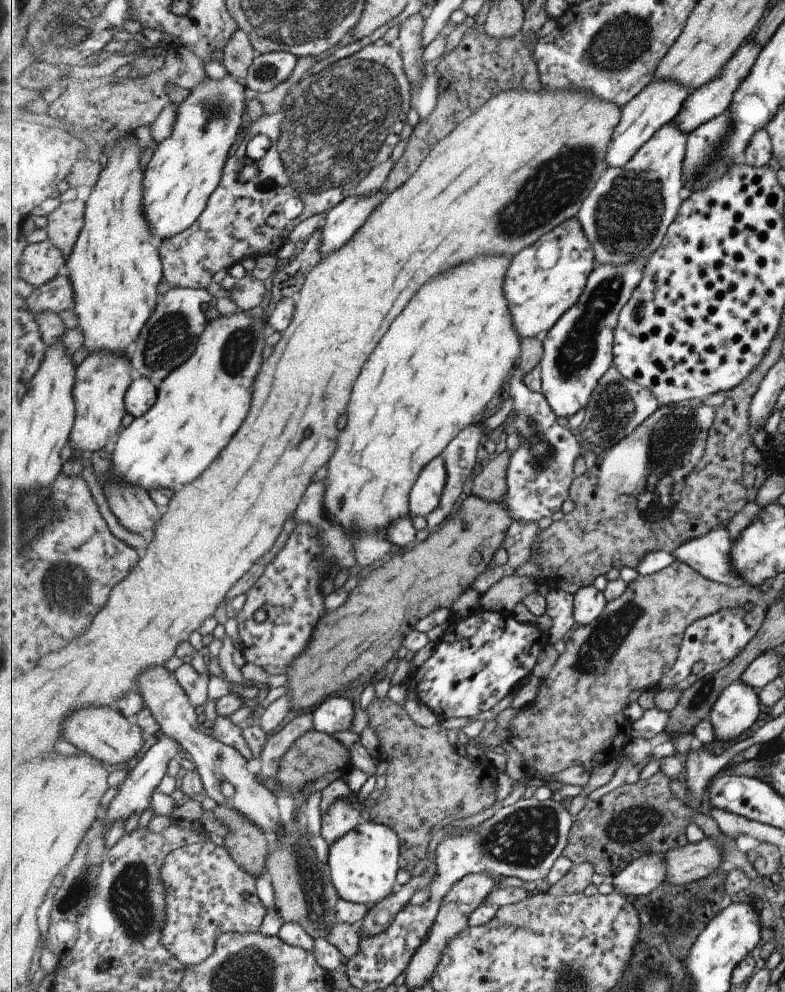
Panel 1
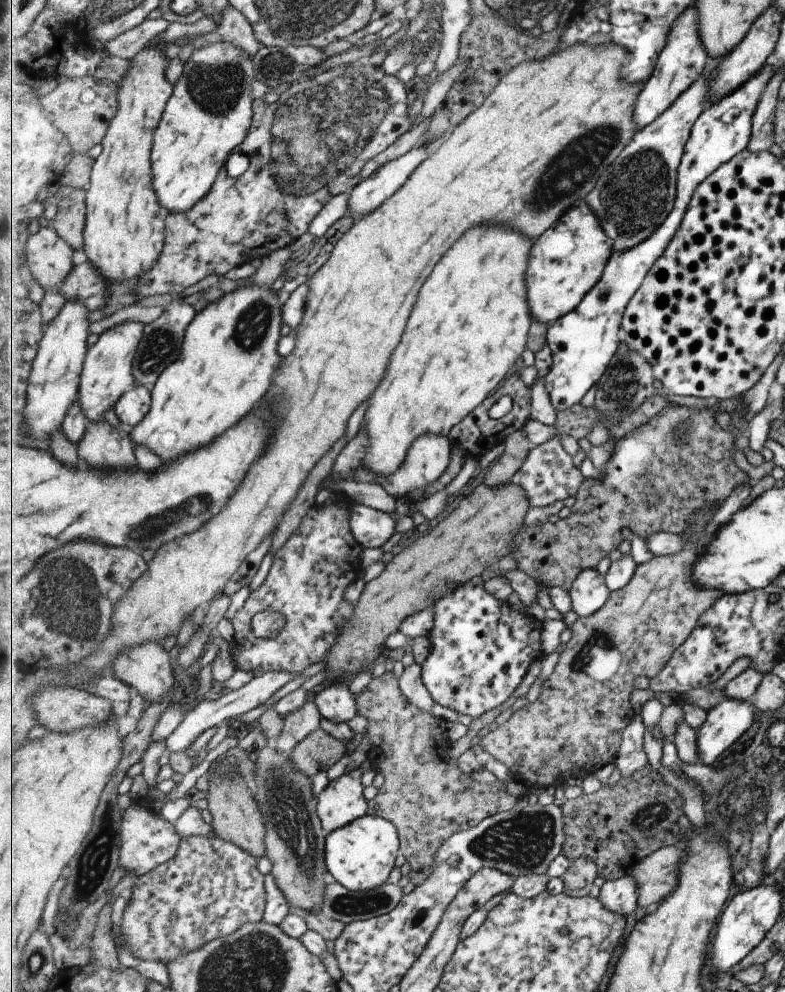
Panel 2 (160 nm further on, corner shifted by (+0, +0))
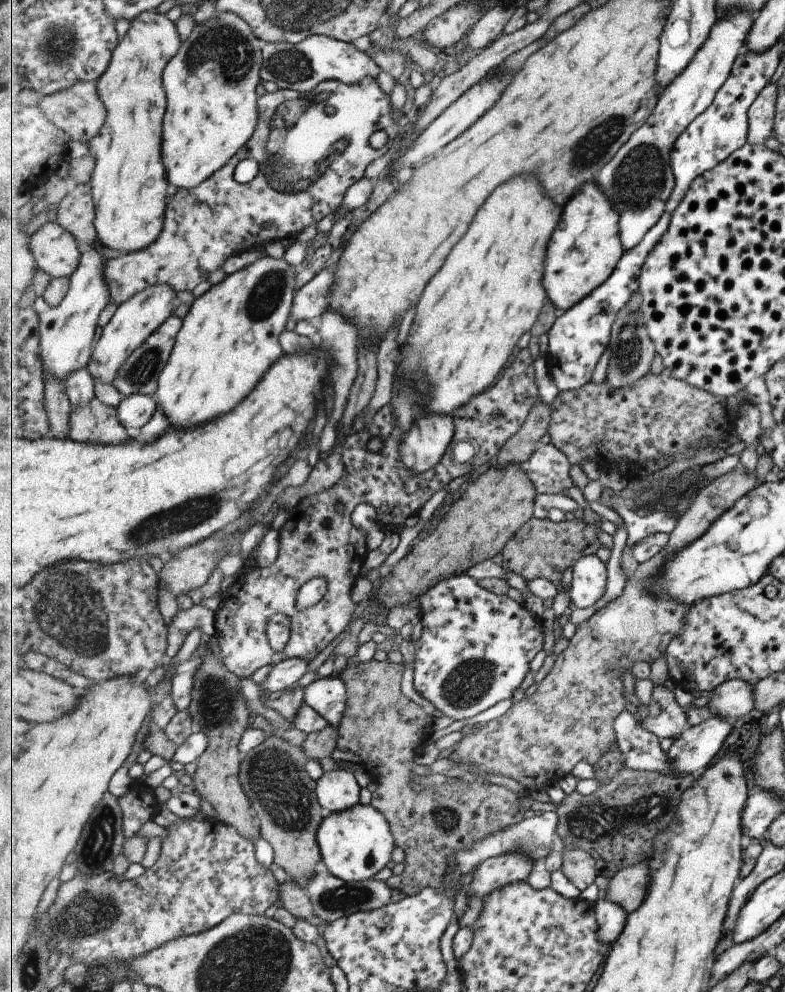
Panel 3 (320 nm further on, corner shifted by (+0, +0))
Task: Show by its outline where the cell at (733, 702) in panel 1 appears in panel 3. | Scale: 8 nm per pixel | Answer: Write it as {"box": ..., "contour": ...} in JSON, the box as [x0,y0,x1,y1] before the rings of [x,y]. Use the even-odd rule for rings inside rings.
{"box":[667,714,732,776],"contour":[[[715,714],[700,725],[691,725],[667,751],[672,768],[681,776],[705,772],[719,754],[721,744],[732,738],[731,730],[731,721]]]}

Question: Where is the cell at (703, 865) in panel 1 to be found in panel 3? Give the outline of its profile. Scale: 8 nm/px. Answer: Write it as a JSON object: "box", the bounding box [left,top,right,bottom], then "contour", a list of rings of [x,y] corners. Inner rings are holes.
{"box":[605,864,649,914],"contour":[[[635,864],[625,867],[611,878],[606,888],[605,898],[621,905],[629,914],[639,908],[647,896],[649,886],[649,870],[647,864]]]}

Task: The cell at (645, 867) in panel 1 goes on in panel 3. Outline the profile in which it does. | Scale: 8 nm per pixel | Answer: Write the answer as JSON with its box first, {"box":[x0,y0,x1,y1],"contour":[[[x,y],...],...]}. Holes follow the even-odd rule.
{"box":[595,898,627,945],"contour":[[[606,898],[599,900],[595,907],[600,941],[610,945],[625,930],[627,912],[621,905],[608,901]]]}

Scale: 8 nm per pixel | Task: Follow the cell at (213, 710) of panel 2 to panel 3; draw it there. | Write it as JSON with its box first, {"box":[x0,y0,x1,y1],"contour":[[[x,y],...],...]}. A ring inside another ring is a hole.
{"box":[260,657,309,698],"contour":[[[291,657],[276,664],[267,682],[260,686],[262,698],[263,696],[276,697],[292,687],[305,676],[307,668],[309,668],[309,661],[301,657]]]}

